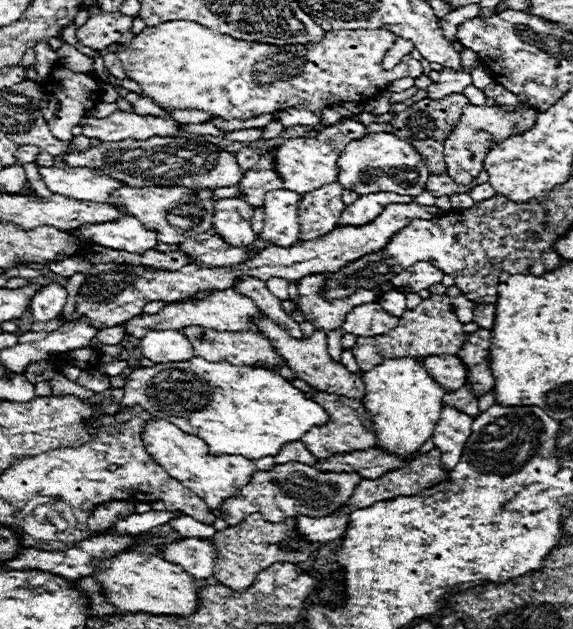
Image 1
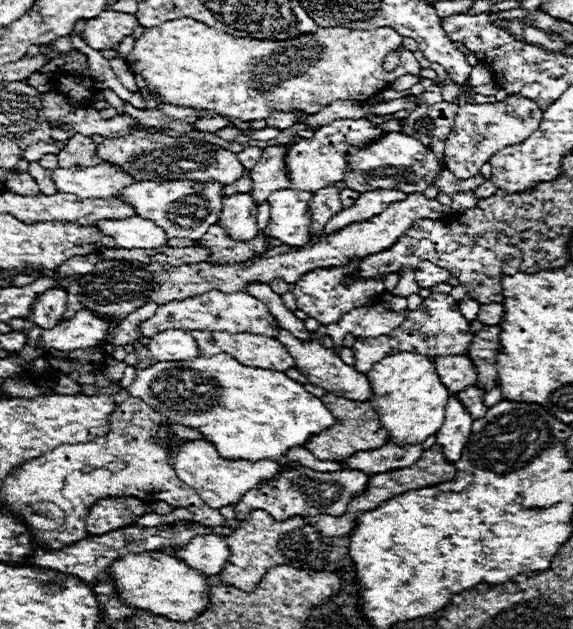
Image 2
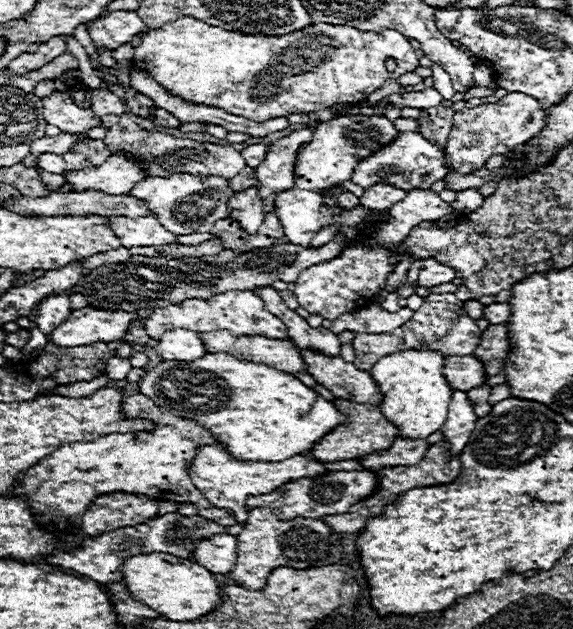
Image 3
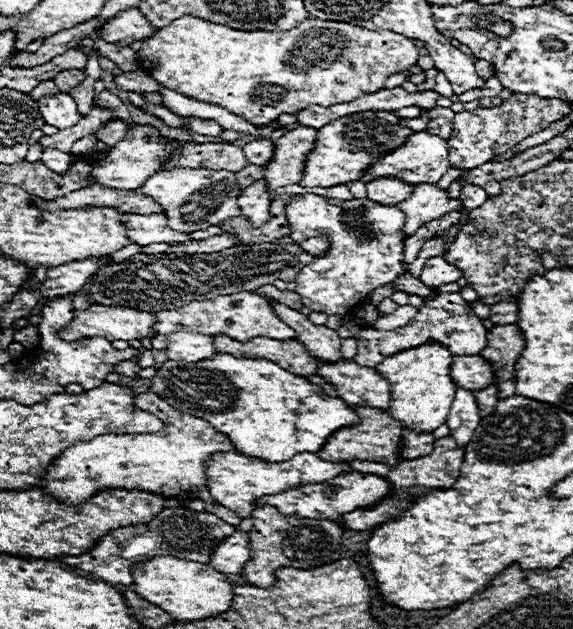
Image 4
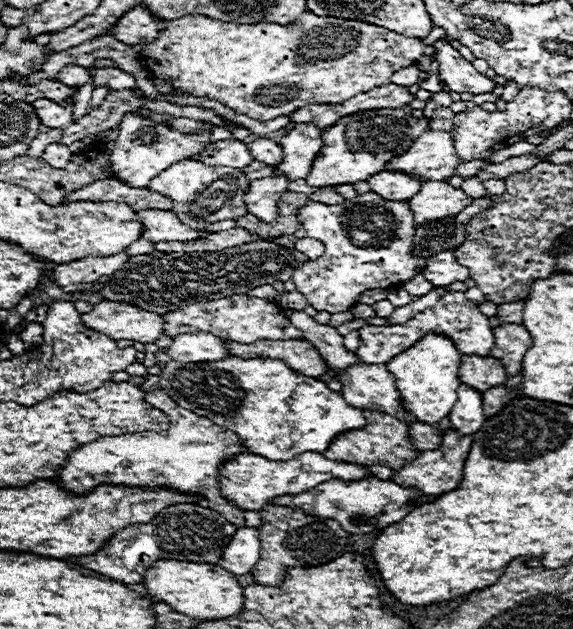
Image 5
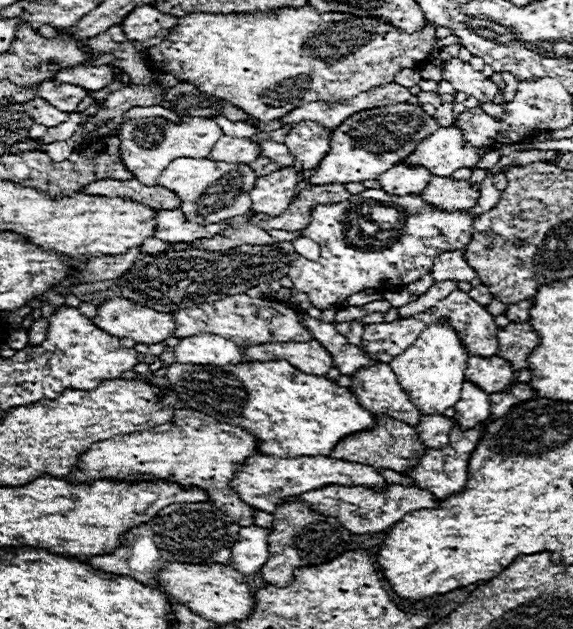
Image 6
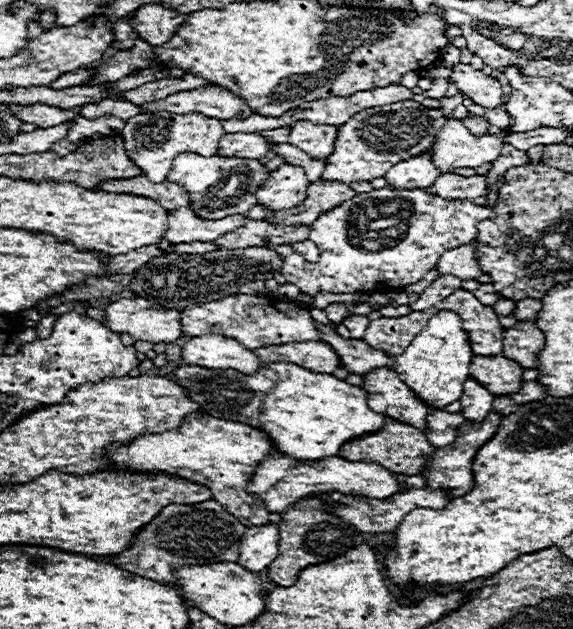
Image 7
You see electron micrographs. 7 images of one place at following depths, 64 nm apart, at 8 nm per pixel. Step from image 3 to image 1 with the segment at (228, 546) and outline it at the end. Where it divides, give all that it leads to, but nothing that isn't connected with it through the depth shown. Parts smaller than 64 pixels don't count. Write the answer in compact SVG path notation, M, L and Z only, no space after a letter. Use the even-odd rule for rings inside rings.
M184 538L172 544L158 544L158 552L164 560L174 562L184 568L186 574L194 578L210 578L216 552L210 540L204 538Z

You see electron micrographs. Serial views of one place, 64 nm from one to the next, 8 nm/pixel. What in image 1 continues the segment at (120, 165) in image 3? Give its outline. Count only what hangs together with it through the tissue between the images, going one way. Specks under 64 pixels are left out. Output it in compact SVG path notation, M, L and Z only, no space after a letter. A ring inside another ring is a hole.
M38 166L38 172L54 194L62 194L62 196L74 198L74 200L106 202L110 192L114 192L118 186L122 186L118 180L106 178L106 176L86 170L86 168L70 170L70 168L58 168L58 166L50 166L50 168Z

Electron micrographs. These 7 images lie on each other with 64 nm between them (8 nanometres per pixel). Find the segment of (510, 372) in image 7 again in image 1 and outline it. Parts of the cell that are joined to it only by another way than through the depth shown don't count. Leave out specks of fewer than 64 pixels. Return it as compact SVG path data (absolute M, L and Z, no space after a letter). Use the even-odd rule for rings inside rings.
M426 356L420 364L446 392L458 390L466 384L466 366L458 356Z

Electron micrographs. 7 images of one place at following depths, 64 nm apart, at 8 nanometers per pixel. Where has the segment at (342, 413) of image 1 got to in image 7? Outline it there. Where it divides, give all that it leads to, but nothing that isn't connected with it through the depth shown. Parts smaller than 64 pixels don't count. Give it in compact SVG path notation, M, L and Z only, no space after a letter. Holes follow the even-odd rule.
M386 416L382 430L360 436L360 438L354 438L354 440L342 444L338 456L344 458L344 460L350 460L350 462L374 462L374 464L384 466L386 470L396 472L396 474L414 476L424 468L426 460L430 458L430 454L434 454L434 450L436 448L430 446L430 442L422 434L422 430Z

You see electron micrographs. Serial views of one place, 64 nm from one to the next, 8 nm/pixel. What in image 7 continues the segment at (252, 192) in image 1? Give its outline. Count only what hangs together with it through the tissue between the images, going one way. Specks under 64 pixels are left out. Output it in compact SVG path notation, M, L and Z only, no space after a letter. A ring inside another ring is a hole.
M296 122L290 128L288 144L300 148L312 158L326 158L334 150L336 140L336 126L318 126L314 122Z

